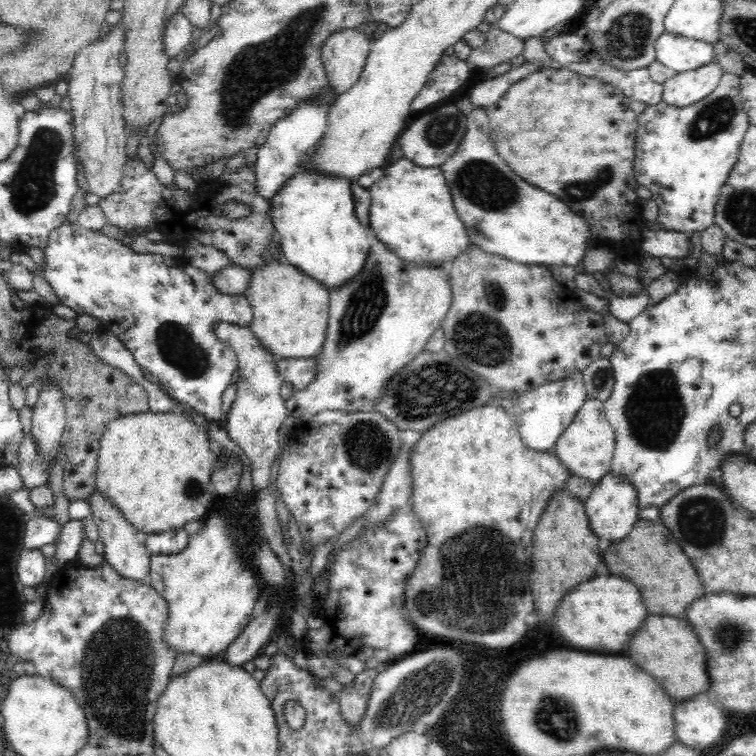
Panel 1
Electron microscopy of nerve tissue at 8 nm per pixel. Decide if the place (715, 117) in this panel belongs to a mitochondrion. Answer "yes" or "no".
yes

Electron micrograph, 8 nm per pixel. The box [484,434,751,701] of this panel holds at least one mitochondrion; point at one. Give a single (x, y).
(700, 522)

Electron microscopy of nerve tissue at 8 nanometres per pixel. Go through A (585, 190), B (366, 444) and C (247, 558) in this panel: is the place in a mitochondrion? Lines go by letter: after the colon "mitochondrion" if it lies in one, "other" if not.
A: mitochondrion
B: mitochondrion
C: other

